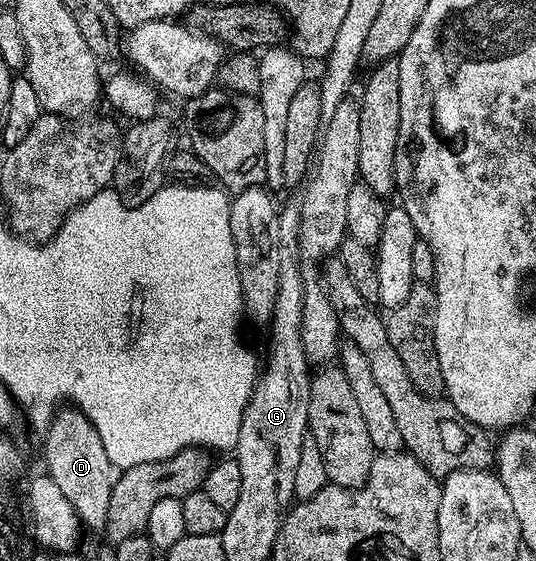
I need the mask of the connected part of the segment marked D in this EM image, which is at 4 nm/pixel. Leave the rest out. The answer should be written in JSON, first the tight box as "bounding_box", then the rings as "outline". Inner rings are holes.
{"bounding_box":[44,408,115,528],"outline":[[[76,408],[65,409],[54,414],[53,423],[44,431],[44,469],[49,478],[55,480],[59,492],[67,496],[67,500],[81,517],[82,523],[86,527],[101,528],[104,527],[107,504],[111,500],[115,467],[107,460],[103,440],[99,440],[99,432],[95,432],[95,424],[91,424],[89,417]]]}

